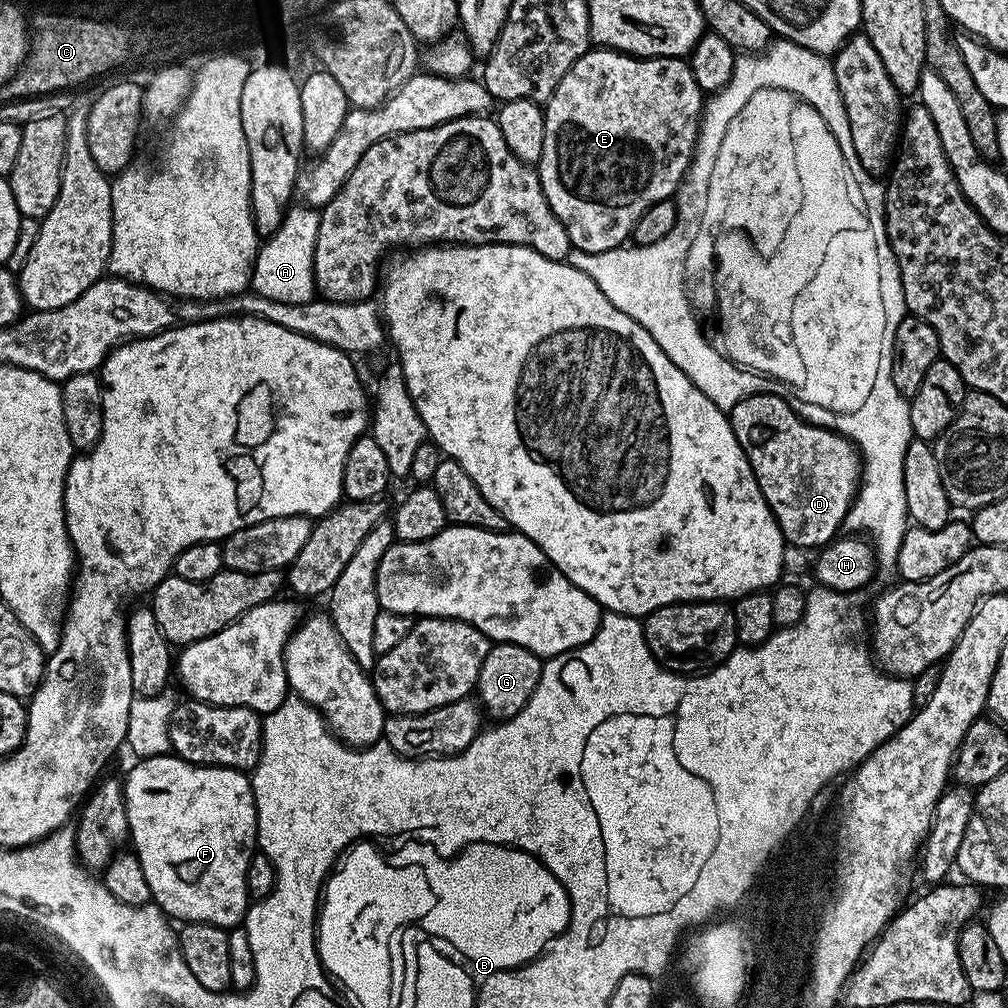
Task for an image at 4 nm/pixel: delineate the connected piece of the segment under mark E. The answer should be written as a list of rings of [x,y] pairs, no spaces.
[[[593,47],[572,69],[558,82],[554,94],[543,105],[544,129],[546,142],[542,142],[542,158],[538,165],[540,185],[546,194],[546,202],[550,210],[562,222],[566,234],[570,238],[573,249],[578,252],[605,252],[611,248],[619,248],[631,237],[634,226],[654,202],[662,202],[675,197],[684,183],[684,175],[692,164],[692,155],[696,152],[696,139],[700,133],[700,117],[704,111],[706,100],[702,95],[698,82],[694,82],[689,61],[674,56],[630,56],[626,52],[615,52],[613,48]]]

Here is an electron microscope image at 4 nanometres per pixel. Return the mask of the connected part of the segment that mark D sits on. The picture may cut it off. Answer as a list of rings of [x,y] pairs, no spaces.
[[[768,392],[746,394],[730,410],[730,419],[734,438],[738,438],[738,446],[742,446],[754,470],[754,478],[776,516],[785,541],[791,547],[793,544],[796,548],[813,550],[832,543],[841,531],[846,514],[856,498],[856,489],[860,486],[862,457],[852,441],[828,428],[808,423],[781,396],[772,396]]]

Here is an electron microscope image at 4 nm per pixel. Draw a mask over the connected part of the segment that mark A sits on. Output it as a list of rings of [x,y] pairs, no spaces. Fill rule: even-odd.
[[[303,202],[297,205],[297,208],[296,205],[289,207],[276,233],[259,245],[256,260],[252,263],[251,291],[274,302],[297,304],[313,299],[317,295],[314,250],[318,242],[320,213]]]

